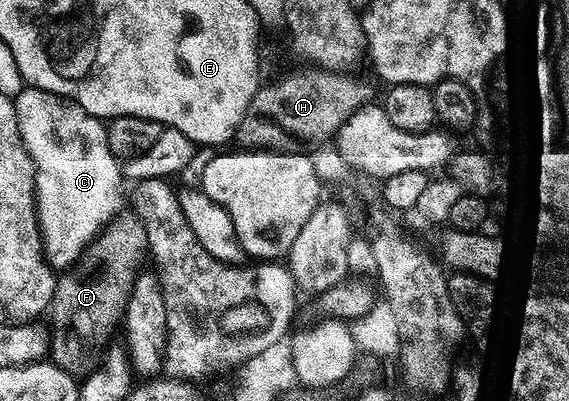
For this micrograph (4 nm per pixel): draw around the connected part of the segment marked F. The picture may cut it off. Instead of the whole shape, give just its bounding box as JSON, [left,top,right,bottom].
[47,211,148,379]

